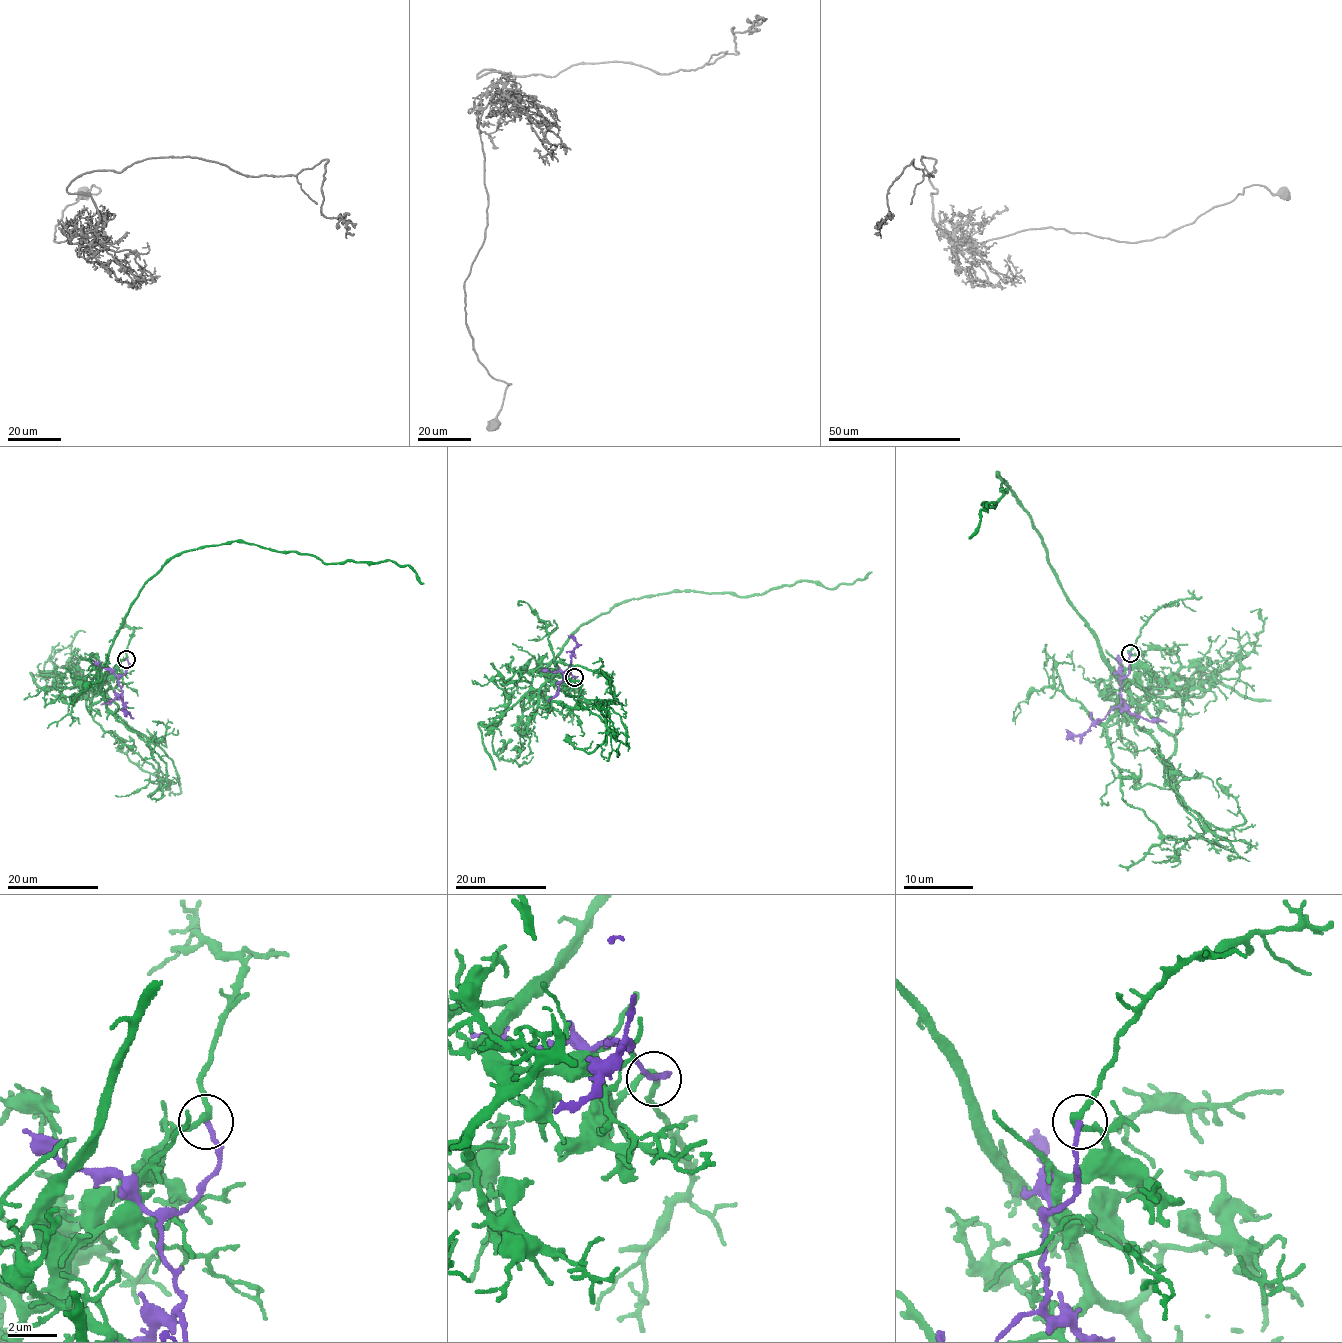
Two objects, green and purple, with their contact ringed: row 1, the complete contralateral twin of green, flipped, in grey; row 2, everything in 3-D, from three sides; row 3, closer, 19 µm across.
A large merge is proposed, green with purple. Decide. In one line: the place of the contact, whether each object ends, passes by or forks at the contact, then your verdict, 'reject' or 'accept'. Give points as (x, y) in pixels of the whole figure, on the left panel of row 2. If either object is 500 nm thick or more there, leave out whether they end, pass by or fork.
(126, 659) | green passes by | purple ends | reject

